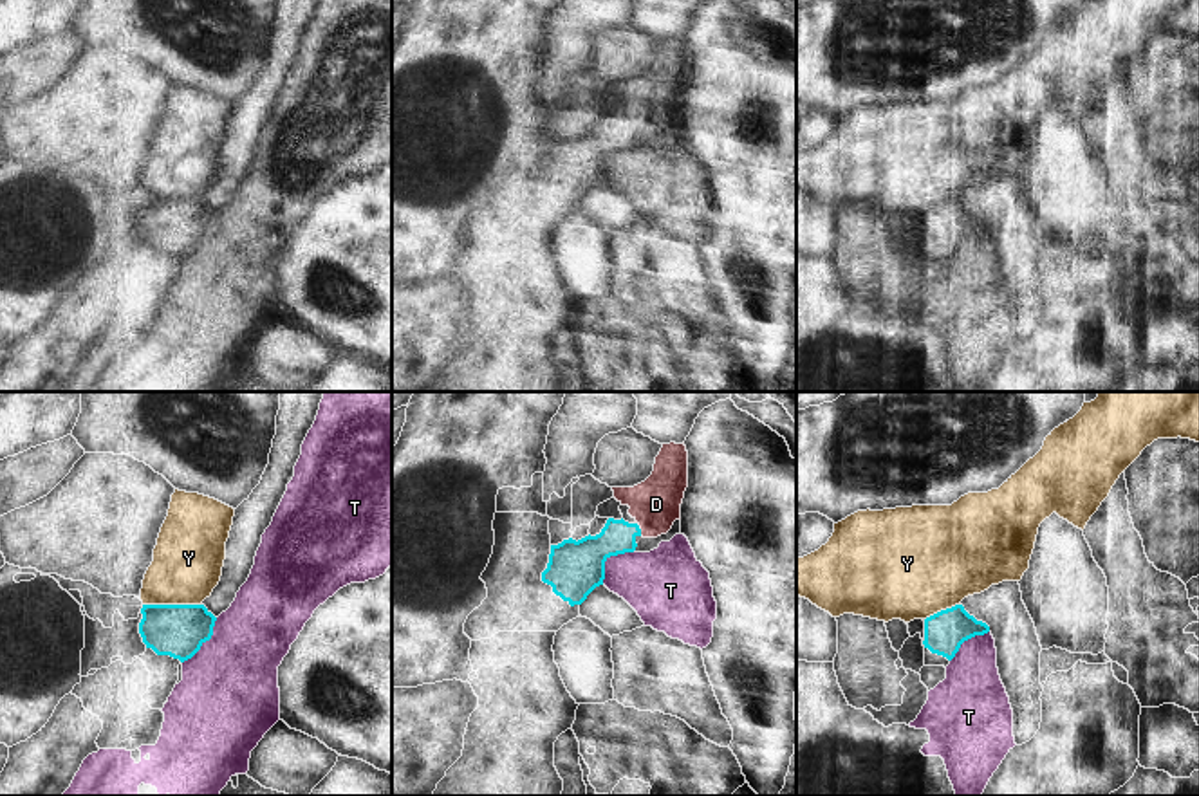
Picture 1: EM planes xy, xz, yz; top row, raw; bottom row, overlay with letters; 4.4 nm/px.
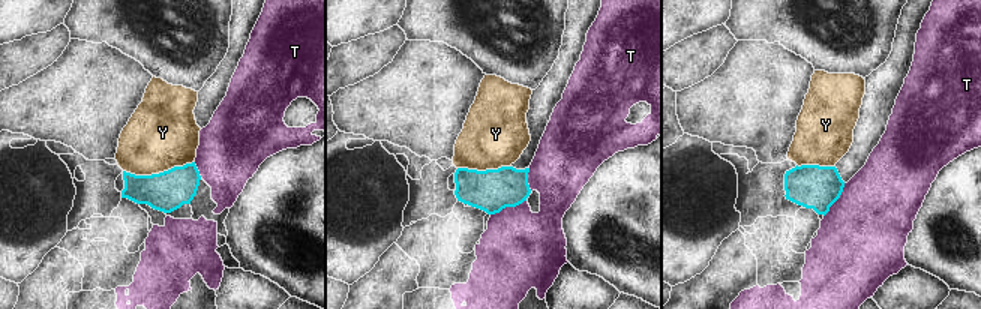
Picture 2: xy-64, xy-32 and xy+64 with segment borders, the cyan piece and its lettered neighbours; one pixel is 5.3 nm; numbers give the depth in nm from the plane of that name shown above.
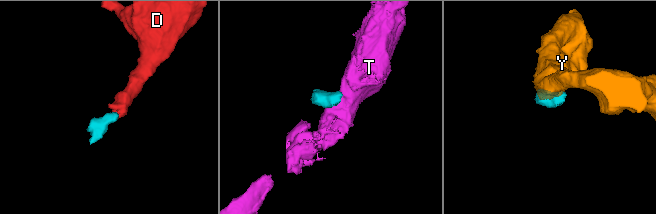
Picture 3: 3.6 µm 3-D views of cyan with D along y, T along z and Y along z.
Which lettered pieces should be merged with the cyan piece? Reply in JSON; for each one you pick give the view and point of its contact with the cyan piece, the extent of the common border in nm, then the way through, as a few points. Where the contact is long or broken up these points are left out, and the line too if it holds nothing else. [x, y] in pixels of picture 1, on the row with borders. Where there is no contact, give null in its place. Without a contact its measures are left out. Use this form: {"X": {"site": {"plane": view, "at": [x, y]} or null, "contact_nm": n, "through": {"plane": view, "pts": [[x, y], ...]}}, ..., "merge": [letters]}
{"D": {"site": {"plane": "xz", "at": [640, 533]}, "contact_nm": 30, "through": {"plane": "xz", "pts": [[618, 536], [640, 533], [656, 517], [656, 504]]}}, "merge": ["D"]}

